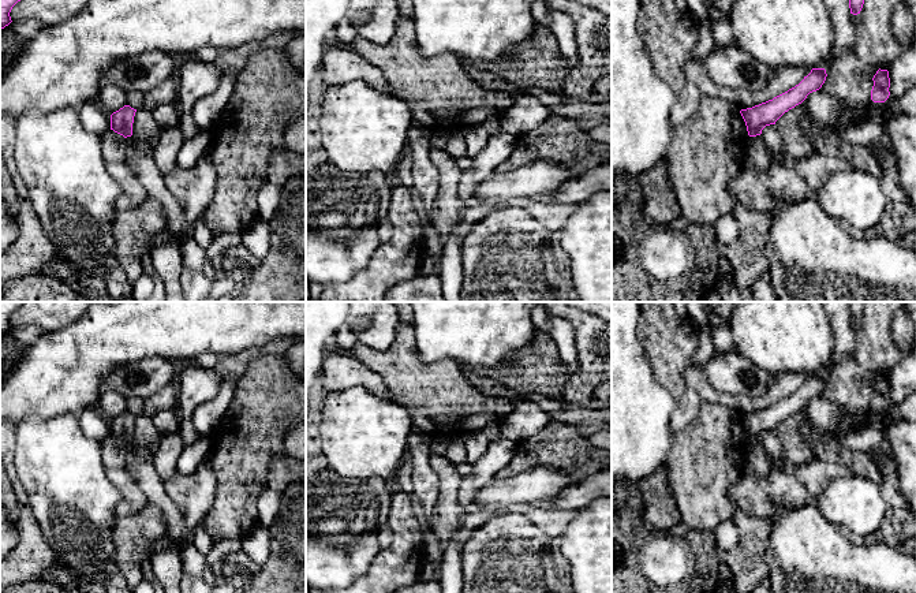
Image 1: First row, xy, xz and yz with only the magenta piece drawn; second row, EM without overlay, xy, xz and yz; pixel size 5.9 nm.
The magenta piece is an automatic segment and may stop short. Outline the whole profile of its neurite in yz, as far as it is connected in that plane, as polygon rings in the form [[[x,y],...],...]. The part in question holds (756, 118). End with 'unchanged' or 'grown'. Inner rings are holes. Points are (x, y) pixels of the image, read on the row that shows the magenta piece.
[[[812,68],[799,85],[788,92],[752,108],[741,109],[740,113],[745,122],[748,135],[760,135],[766,126],[775,124],[785,112],[801,104],[810,93],[819,90],[826,77],[825,68]]]; unchanged

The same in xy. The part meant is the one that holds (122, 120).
[[[124,105],[111,115],[111,130],[123,135],[124,138],[132,135],[132,123],[137,109]]]; unchanged

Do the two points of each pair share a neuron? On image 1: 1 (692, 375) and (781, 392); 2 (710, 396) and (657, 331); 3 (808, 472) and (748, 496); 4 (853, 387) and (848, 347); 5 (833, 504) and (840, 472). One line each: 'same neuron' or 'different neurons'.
1: same neuron
2: different neurons
3: different neurons
4: same neuron
5: different neurons

